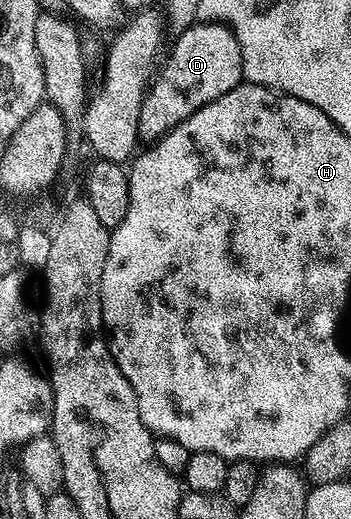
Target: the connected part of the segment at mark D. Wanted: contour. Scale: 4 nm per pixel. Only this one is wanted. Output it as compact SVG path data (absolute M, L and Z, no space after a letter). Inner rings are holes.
M200 19L175 34L174 41L168 58L167 53L163 58L164 66L162 61L144 94L142 111L138 115L138 135L144 143L166 136L175 125L190 119L194 111L206 107L206 103L214 103L214 99L241 84L244 75L238 39L227 24Z

